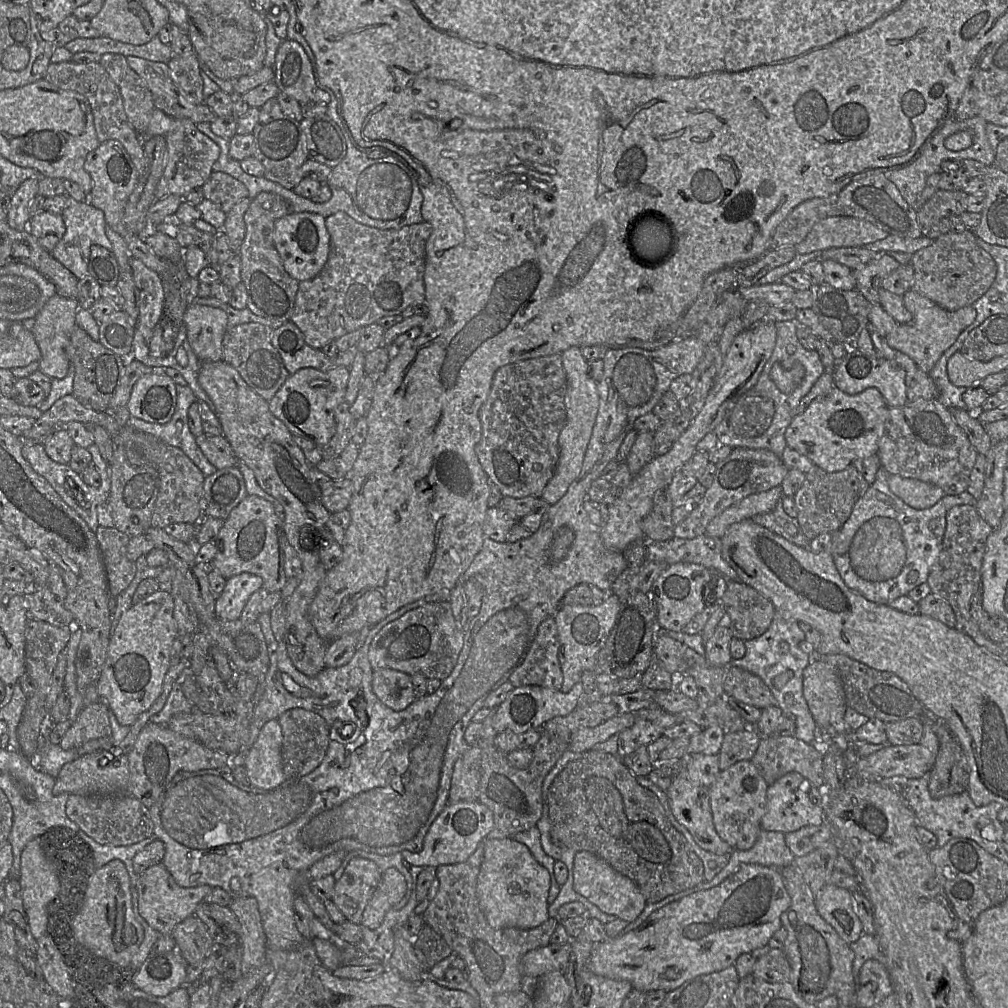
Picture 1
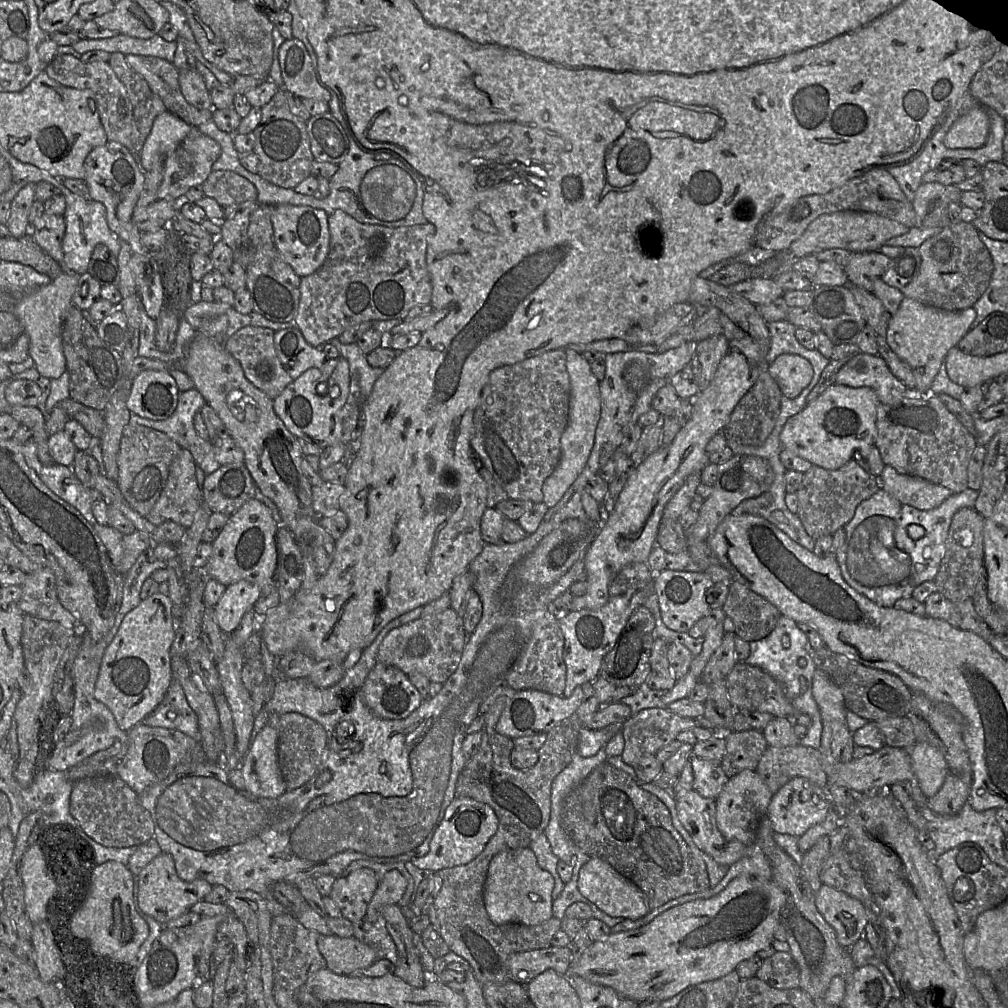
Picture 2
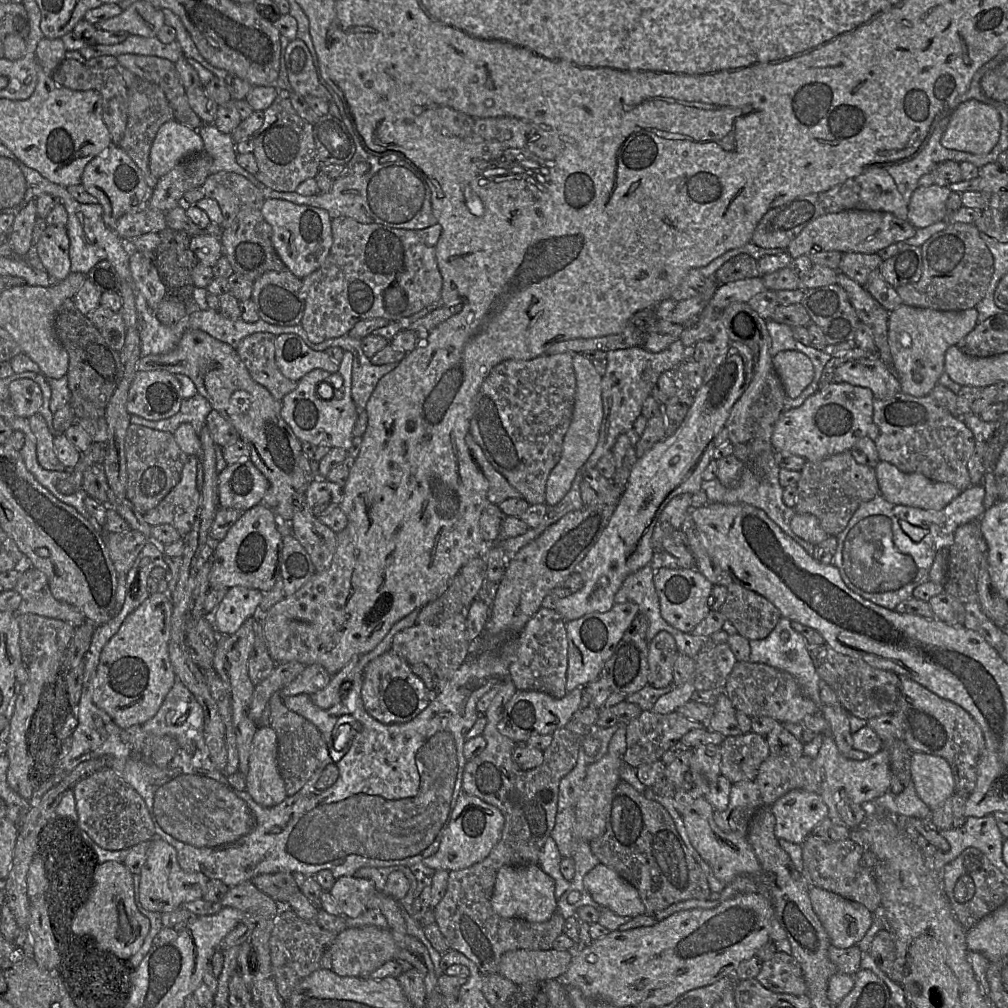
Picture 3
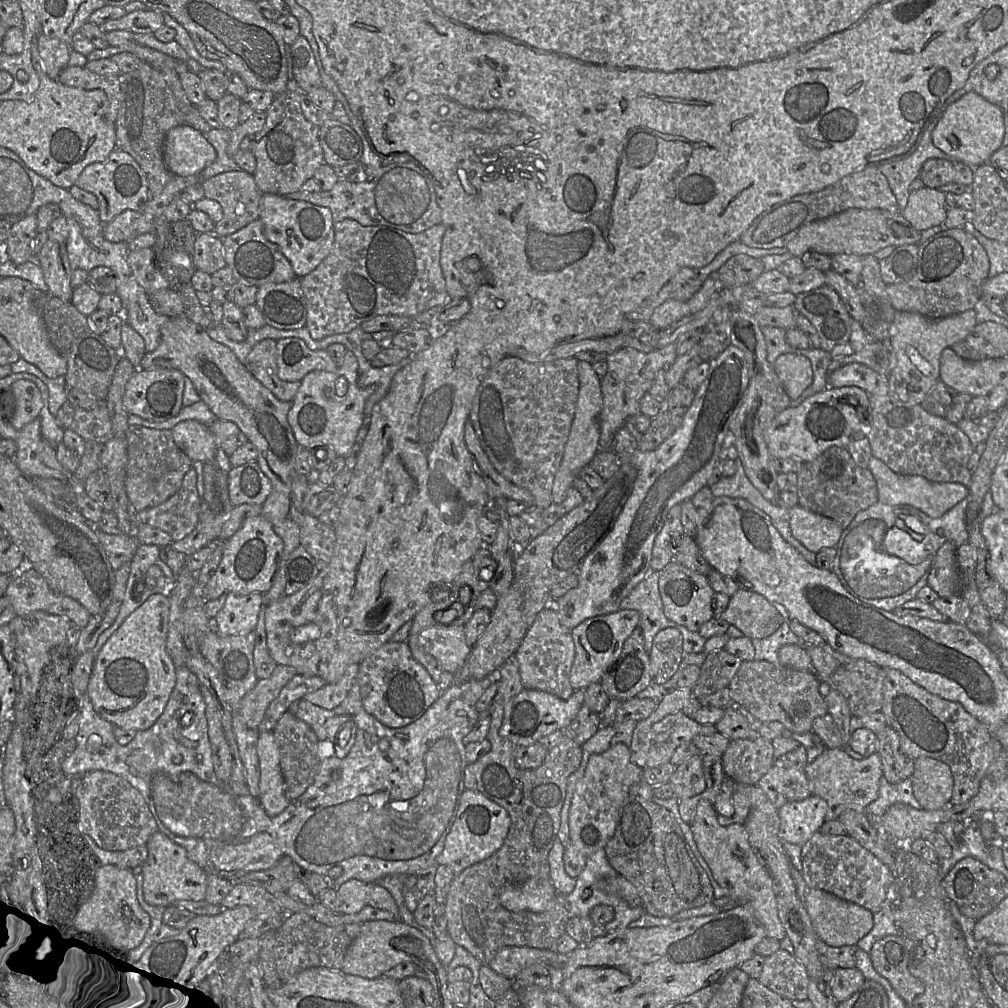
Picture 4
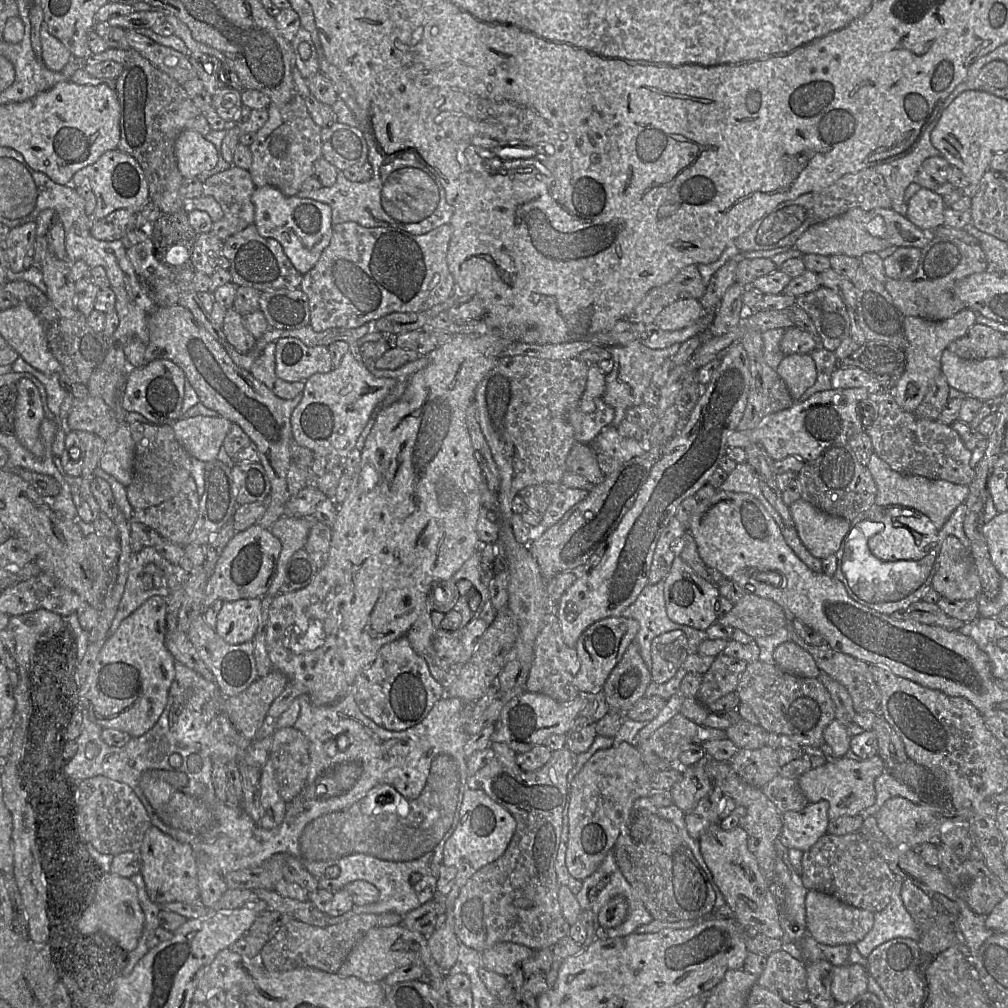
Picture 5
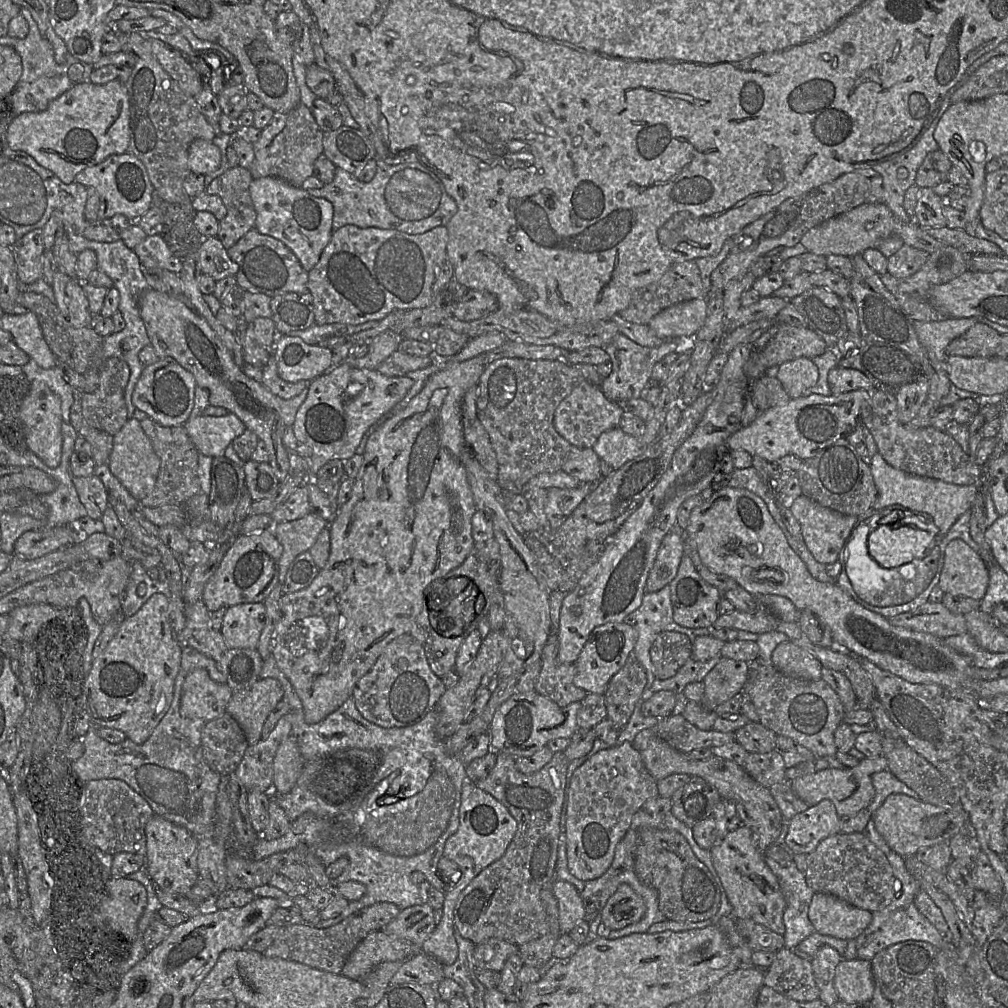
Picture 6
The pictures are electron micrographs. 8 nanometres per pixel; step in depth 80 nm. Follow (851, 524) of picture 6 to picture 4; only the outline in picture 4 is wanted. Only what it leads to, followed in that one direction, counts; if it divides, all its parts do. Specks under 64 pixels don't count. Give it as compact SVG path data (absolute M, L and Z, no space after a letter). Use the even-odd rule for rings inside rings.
M799 504L789 508L789 516L794 537L808 550L817 554L823 548L837 547L844 529L836 521Z

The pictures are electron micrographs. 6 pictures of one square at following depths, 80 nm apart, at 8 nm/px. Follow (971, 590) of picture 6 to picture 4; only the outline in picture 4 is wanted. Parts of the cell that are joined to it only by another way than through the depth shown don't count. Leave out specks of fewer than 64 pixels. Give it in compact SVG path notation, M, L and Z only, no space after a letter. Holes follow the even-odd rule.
M946 541L937 551L927 578L927 585L939 597L959 594L960 574L956 561L957 547L952 541Z

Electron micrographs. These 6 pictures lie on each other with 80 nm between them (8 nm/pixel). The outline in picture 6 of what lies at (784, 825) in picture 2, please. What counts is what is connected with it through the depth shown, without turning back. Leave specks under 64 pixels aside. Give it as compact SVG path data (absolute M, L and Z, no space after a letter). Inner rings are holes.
M823 800L815 806L786 821L786 845L793 854L809 854L827 837L840 833L840 817L829 800Z

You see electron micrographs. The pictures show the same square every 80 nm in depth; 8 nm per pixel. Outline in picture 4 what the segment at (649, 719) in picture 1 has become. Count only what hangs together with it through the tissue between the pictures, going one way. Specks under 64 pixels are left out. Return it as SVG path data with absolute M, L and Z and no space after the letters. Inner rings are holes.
M681 711L664 717L655 724L646 723L646 719L637 722L629 746L632 762L641 769L653 768L670 763L675 750L685 742L691 742L698 735L712 735L717 730L714 725L699 724Z

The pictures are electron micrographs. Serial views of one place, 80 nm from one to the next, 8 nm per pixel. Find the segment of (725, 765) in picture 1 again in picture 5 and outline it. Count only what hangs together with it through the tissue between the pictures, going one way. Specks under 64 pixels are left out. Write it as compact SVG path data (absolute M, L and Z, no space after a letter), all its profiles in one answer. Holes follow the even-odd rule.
M765 745L758 749L740 749L729 761L731 768L746 783L762 788L780 772L777 752Z

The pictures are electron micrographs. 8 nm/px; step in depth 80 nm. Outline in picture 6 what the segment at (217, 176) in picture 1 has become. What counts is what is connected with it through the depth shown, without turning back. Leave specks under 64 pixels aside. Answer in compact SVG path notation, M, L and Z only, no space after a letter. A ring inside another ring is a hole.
M235 166L213 179L205 188L209 195L218 195L226 207L225 217L219 221L216 237L228 249L234 245L243 235L255 227L256 211L250 196L249 186L254 178L248 168Z

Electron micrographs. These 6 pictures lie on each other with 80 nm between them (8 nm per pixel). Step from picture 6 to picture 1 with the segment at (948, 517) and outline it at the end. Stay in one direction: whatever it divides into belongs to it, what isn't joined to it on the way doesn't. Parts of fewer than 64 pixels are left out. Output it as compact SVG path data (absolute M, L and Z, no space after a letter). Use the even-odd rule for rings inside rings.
M894 474L888 475L888 486L896 496L915 509L930 508L946 495L934 484Z

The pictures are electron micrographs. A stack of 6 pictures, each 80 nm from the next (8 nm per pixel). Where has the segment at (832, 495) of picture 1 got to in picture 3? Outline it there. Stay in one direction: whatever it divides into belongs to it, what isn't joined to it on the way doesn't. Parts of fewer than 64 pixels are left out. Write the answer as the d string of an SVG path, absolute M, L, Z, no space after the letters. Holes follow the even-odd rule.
M850 451L834 454L819 462L806 461L797 484L796 513L814 515L829 536L837 536L862 503L880 494L874 468L855 461Z

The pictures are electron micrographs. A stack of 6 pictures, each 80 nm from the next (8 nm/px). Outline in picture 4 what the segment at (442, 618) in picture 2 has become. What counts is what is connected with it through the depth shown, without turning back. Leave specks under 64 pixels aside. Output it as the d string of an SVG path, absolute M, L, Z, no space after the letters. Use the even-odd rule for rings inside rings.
M464 626L428 627L419 633L418 642L444 672L453 675L463 667L472 650L467 644Z

